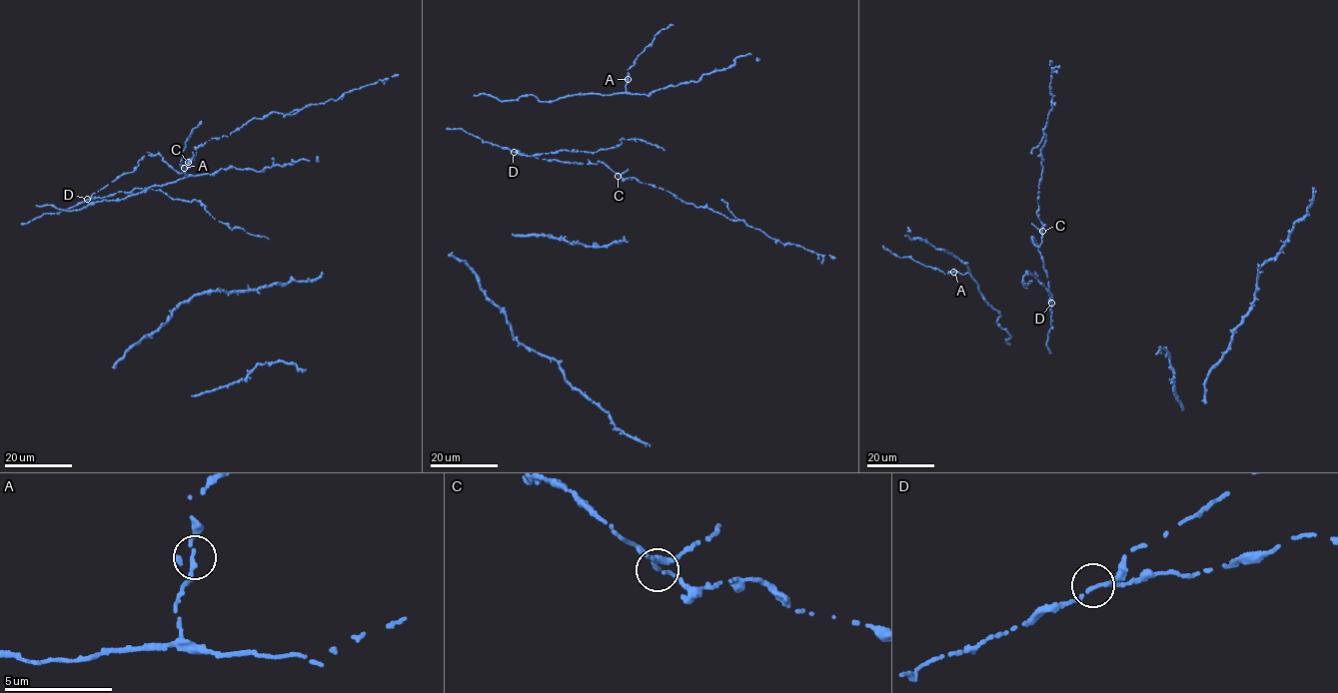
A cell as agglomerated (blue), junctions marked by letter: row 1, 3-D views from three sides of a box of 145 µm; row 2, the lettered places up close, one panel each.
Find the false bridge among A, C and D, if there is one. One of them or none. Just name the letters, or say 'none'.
none

